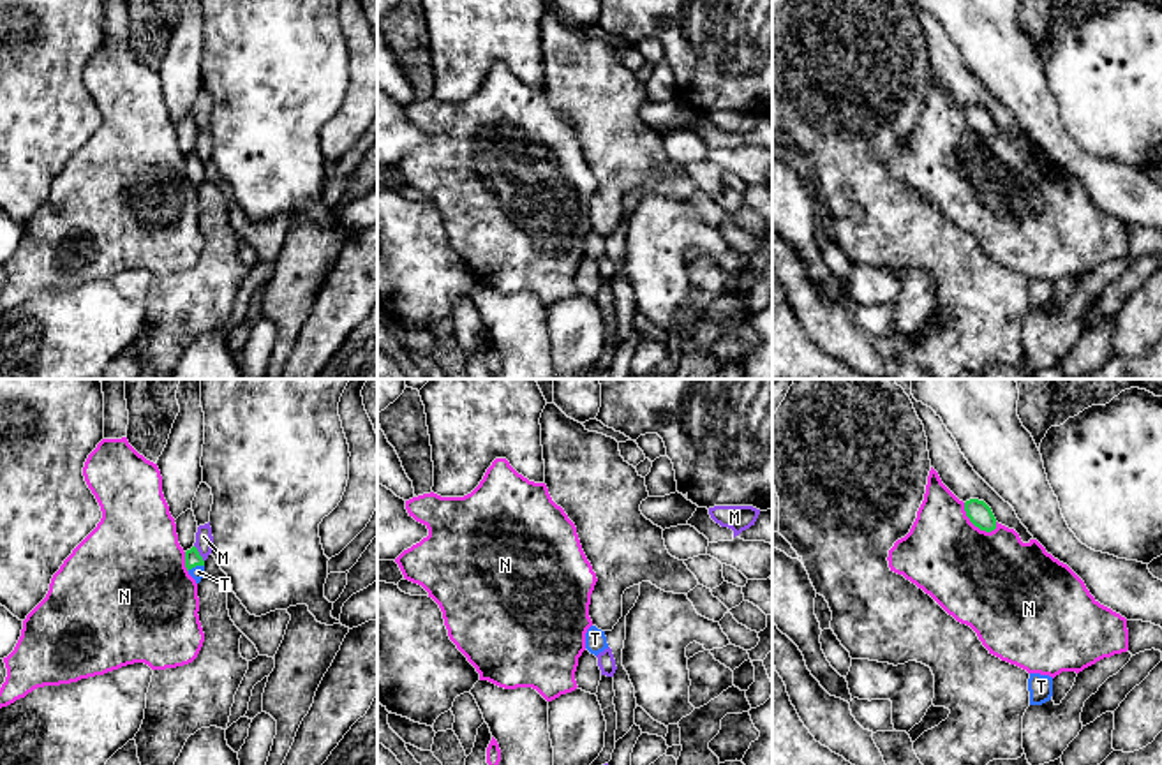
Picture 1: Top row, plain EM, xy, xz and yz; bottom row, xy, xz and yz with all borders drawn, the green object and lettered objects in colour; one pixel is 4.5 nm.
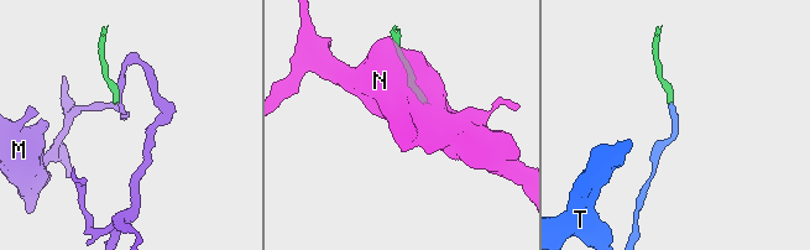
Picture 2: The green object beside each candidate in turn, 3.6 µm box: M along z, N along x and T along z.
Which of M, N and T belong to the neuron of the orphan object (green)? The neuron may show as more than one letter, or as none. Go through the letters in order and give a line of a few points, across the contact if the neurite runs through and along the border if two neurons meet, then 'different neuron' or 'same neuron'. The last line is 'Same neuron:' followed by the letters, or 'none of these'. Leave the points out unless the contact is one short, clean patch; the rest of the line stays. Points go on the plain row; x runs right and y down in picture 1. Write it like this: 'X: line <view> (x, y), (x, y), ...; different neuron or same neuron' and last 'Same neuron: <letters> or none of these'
M: line xy (194, 150), (203, 166); different neuron
N: different neuron
T: line xy (193, 163), (194, 171), (198, 177); same neuron
Same neuron: T

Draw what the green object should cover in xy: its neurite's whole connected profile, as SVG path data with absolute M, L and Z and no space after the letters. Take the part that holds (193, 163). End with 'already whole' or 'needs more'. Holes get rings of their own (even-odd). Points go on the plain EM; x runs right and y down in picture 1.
M192 152L190 155L185 157L185 173L187 173L189 180L196 185L196 189L199 189L201 183L206 180L205 166L199 160L196 152Z | needs more

